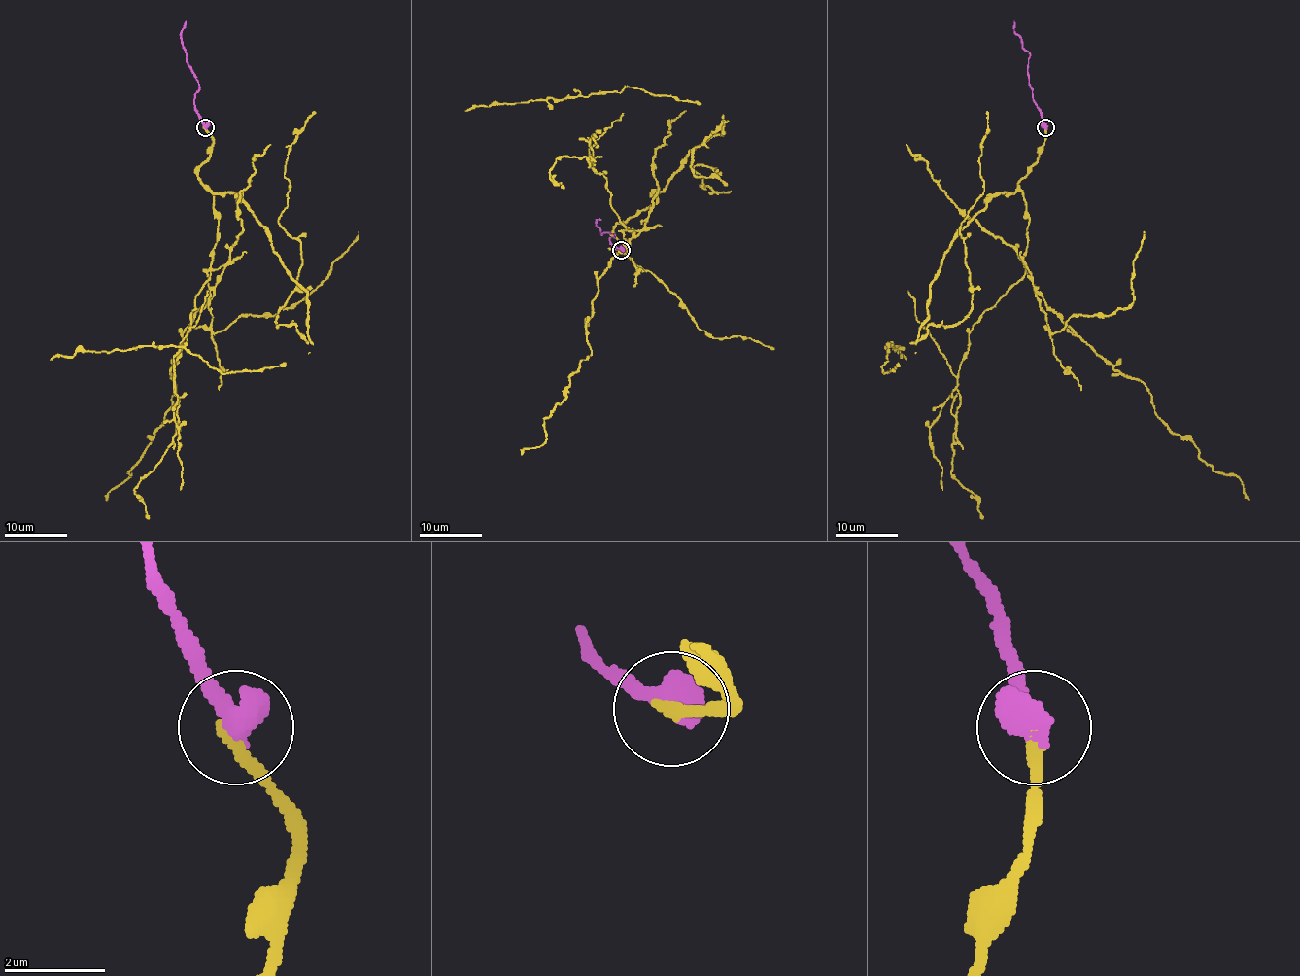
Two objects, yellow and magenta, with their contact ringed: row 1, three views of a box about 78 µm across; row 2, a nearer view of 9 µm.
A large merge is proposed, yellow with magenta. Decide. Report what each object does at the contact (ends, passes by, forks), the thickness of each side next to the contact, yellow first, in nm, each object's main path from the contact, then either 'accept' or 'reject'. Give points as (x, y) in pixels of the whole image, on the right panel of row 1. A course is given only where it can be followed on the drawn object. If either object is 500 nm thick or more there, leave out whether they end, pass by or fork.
260 nm thick on the yellow side, 600 nm on the other; yellow runs (1044, 126), (1013, 192), (1000, 192), (946, 252), (919, 340), (971, 308), (960, 233), (983, 191), (985, 113); magenta runs (1044, 126), (1032, 100), (1029, 52), (1015, 32), (1013, 21); reject

